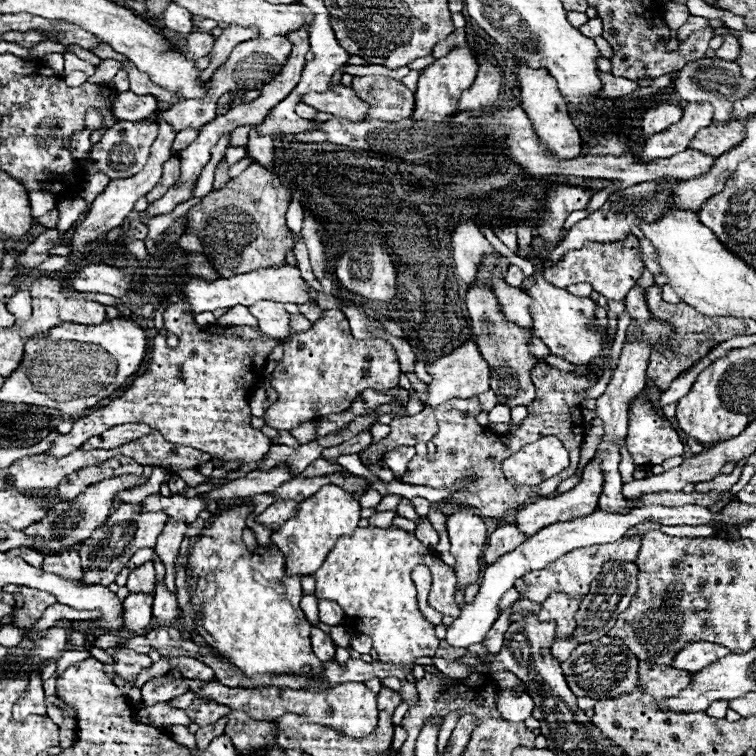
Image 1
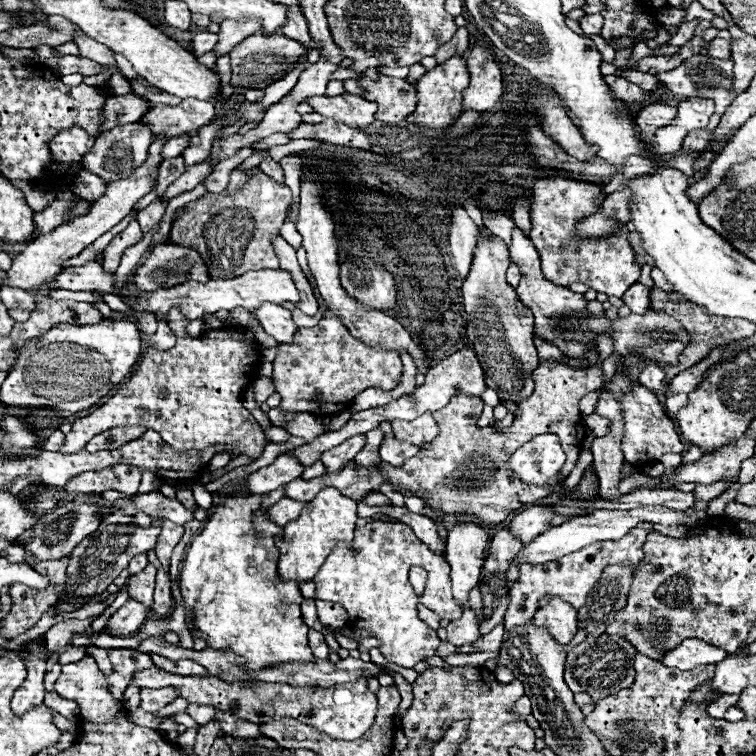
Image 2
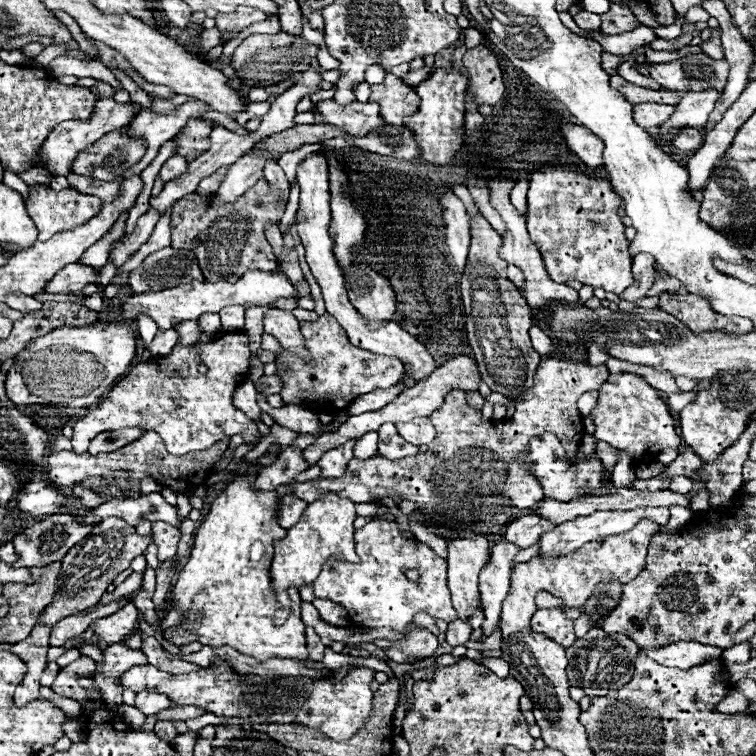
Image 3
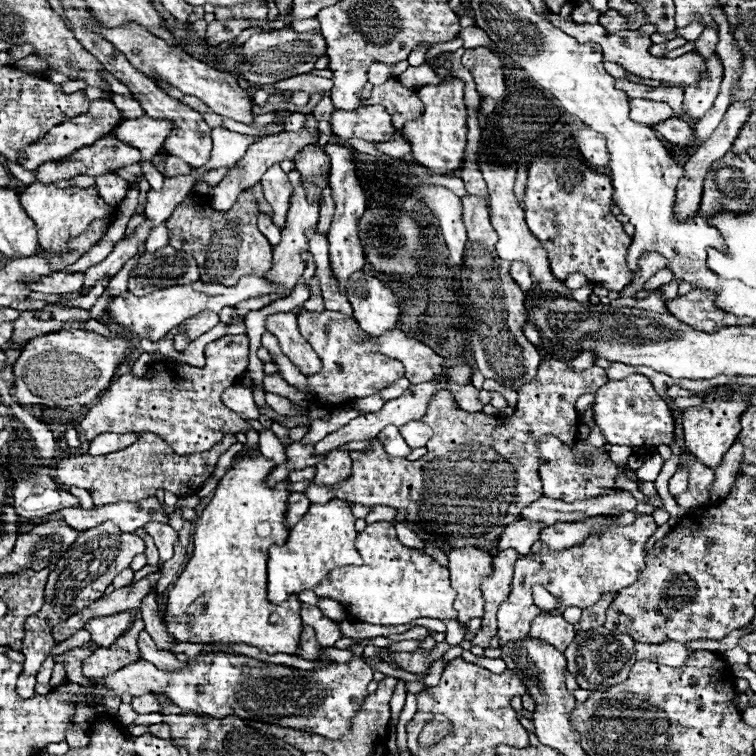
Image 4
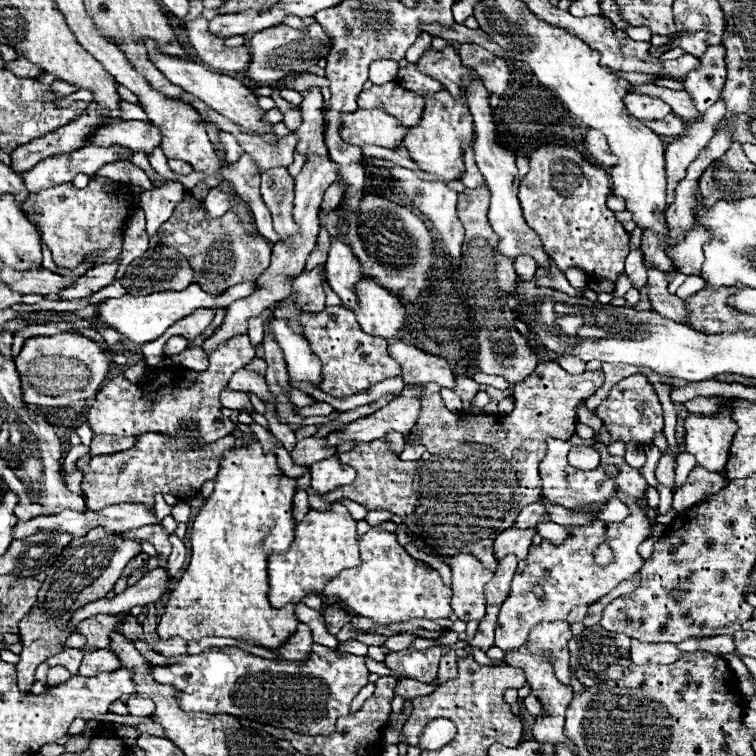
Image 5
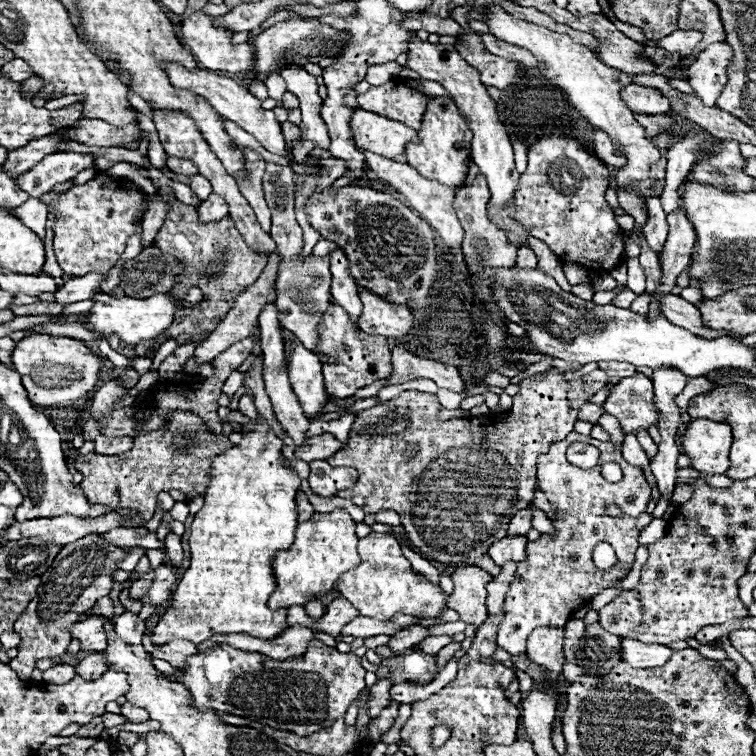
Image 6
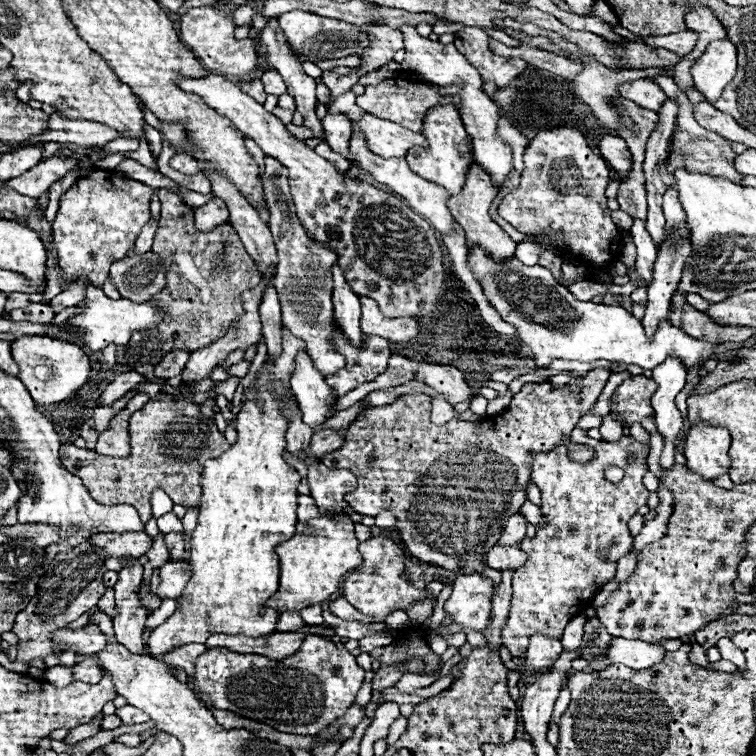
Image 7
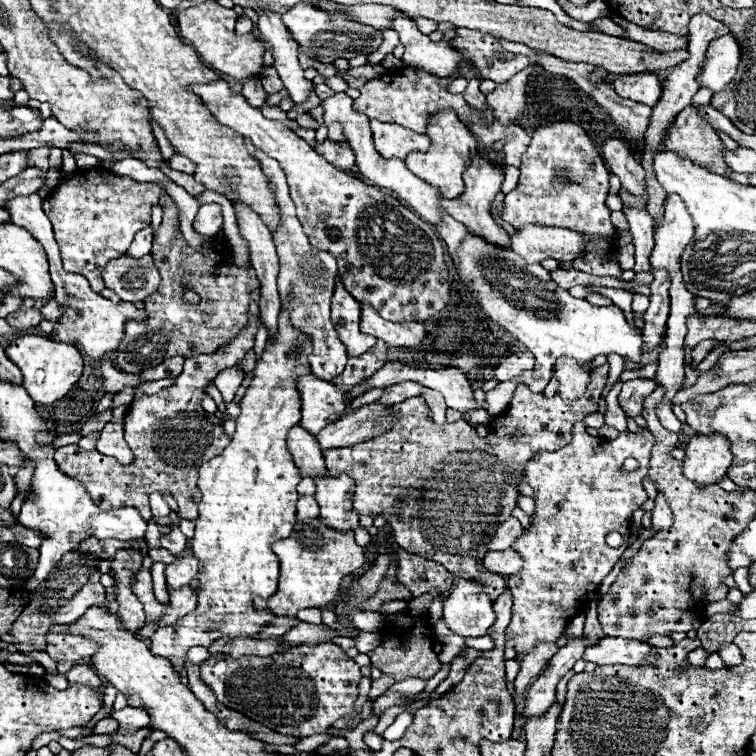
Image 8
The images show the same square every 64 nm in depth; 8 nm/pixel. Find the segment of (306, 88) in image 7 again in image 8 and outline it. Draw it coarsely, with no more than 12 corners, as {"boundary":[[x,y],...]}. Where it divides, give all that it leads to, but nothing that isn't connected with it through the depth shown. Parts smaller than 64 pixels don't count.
{"boundary":[[258,10],[258,30],[294,104],[314,84],[298,64],[298,44],[280,14]]}

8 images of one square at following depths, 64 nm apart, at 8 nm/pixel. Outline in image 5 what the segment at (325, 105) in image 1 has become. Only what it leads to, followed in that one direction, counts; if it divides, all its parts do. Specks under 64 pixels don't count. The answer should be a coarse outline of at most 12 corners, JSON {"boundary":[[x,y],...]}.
{"boundary":[[382,108],[342,114],[348,144],[394,148],[406,126]]}

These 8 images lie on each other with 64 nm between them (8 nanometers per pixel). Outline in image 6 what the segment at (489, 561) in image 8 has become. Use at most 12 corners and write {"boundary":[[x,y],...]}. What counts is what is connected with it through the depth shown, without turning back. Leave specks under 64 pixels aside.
{"boundary":[[526,534],[494,542],[488,554],[498,566],[526,558]]}

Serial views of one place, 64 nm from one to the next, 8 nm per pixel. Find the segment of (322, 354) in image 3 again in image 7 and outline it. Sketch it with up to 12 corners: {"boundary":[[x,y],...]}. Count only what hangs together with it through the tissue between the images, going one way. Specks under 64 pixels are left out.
{"boundary":[[334,324],[332,346],[346,358],[326,376],[338,396],[380,376],[392,356],[388,340],[368,336],[348,344]]}

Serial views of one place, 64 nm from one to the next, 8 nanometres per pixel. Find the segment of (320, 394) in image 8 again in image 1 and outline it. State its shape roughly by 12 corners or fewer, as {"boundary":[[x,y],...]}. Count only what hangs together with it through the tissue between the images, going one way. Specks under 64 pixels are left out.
{"boundary":[[256,302],[248,308],[264,334],[282,340],[290,314],[282,304]]}

